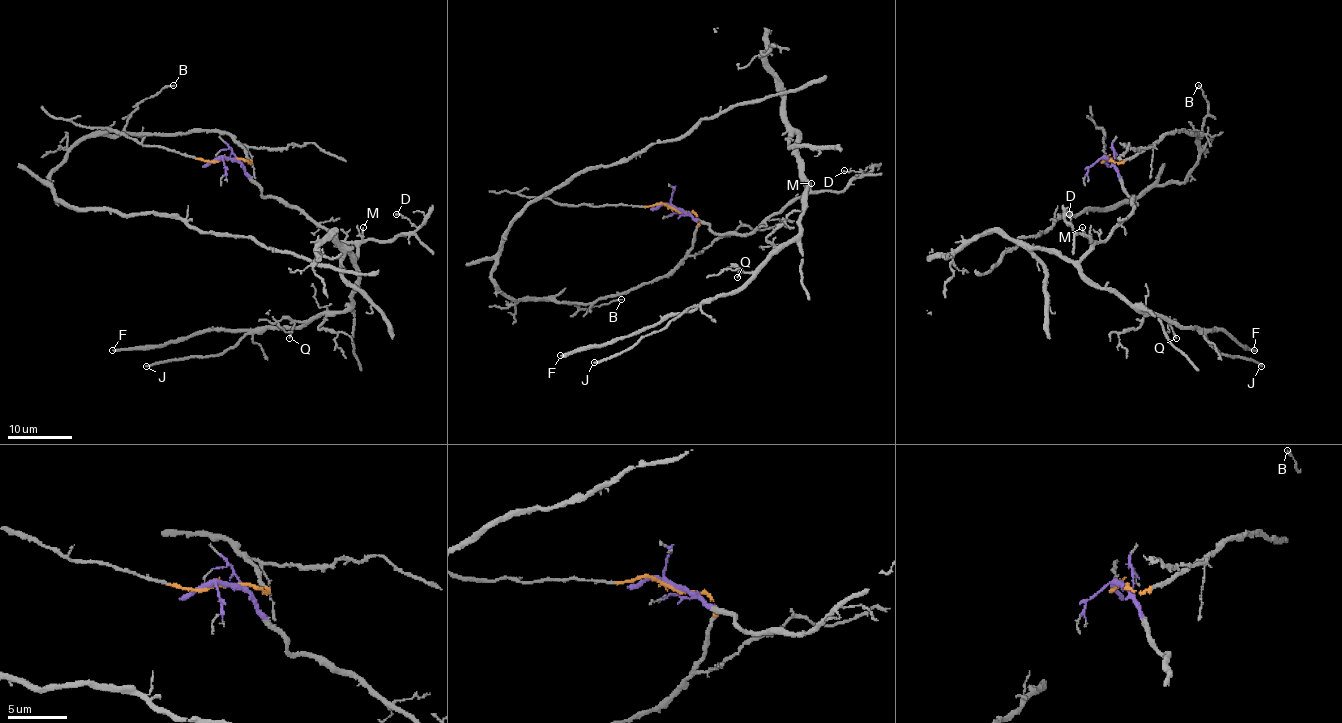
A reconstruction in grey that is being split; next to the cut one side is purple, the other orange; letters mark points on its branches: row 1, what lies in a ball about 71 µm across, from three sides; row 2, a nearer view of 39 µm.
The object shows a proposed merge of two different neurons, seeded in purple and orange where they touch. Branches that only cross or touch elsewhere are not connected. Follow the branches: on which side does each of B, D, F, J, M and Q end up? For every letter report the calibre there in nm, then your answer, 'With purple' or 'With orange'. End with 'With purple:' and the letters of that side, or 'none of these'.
B: Thickness 110 nm. With orange
D: Thickness 70 nm. With purple
F: Thickness 260 nm. With purple
J: Thickness 200 nm. With purple
M: Thickness 140 nm. With purple
Q: Thickness 110 nm. With purple
With purple: D, F, J, M, Q

